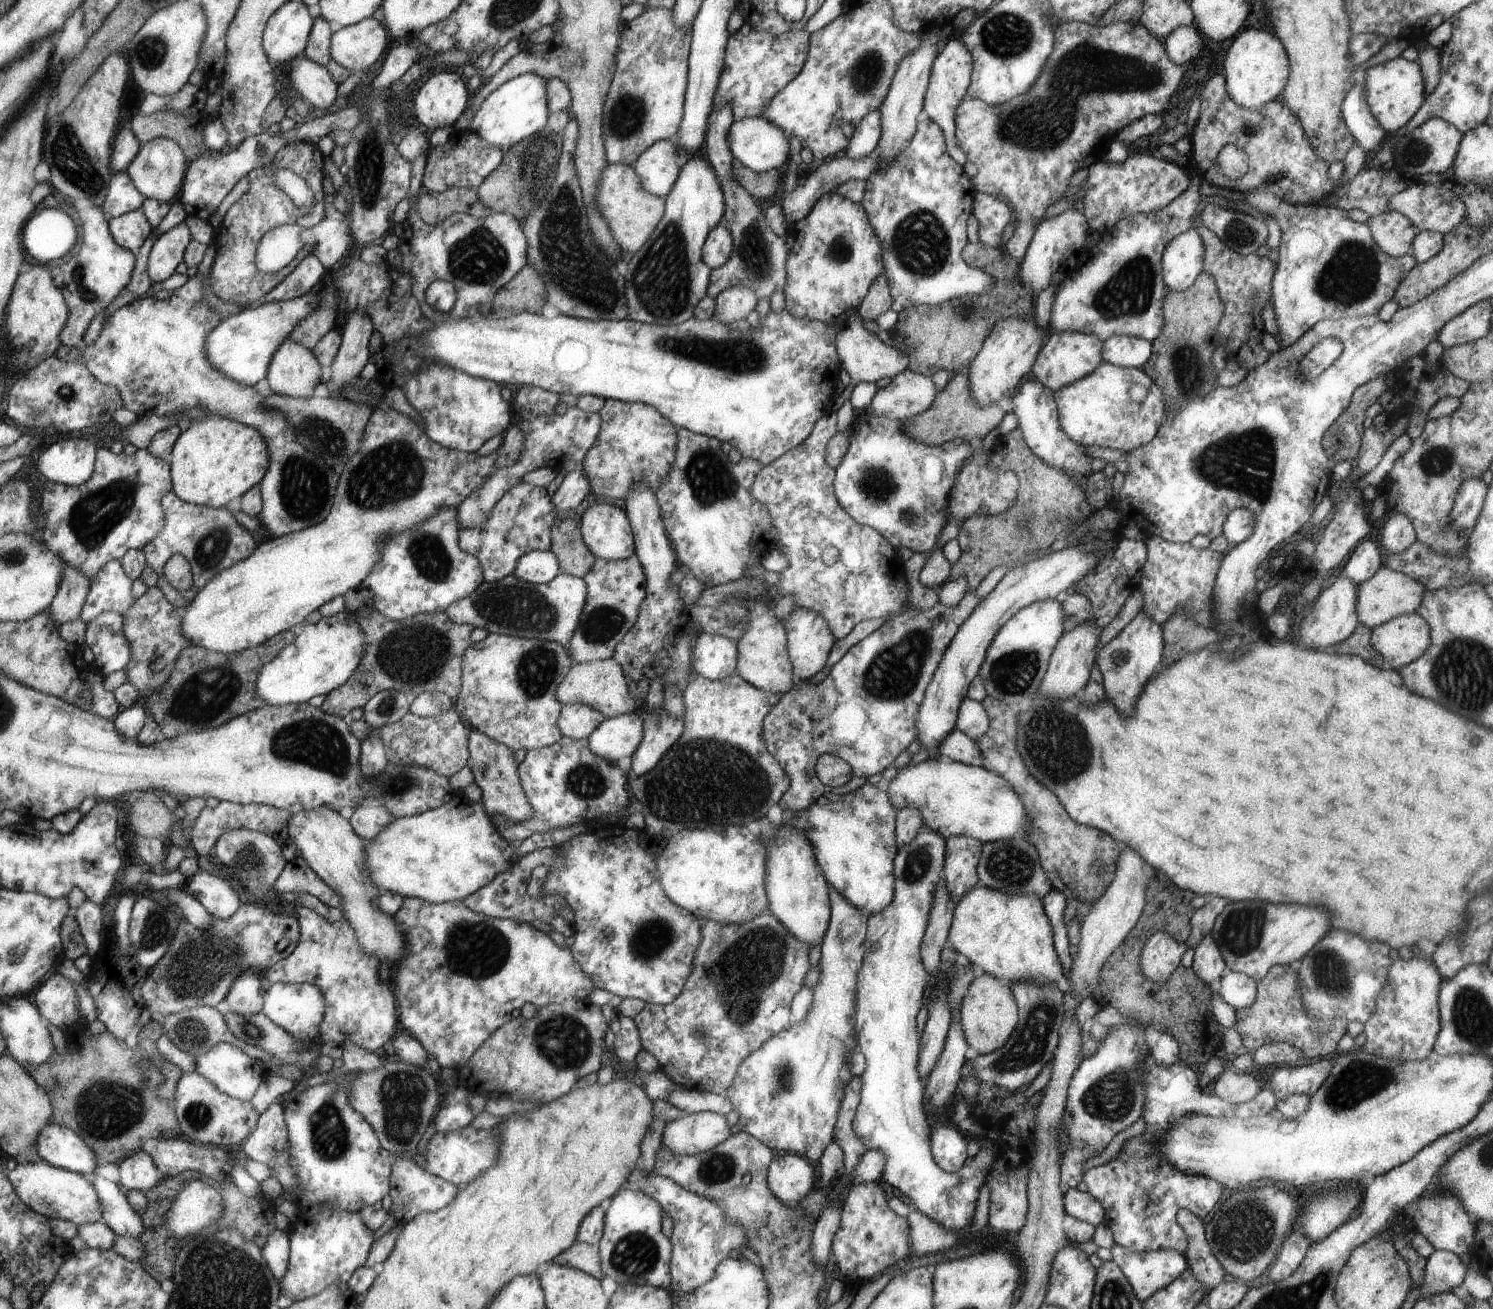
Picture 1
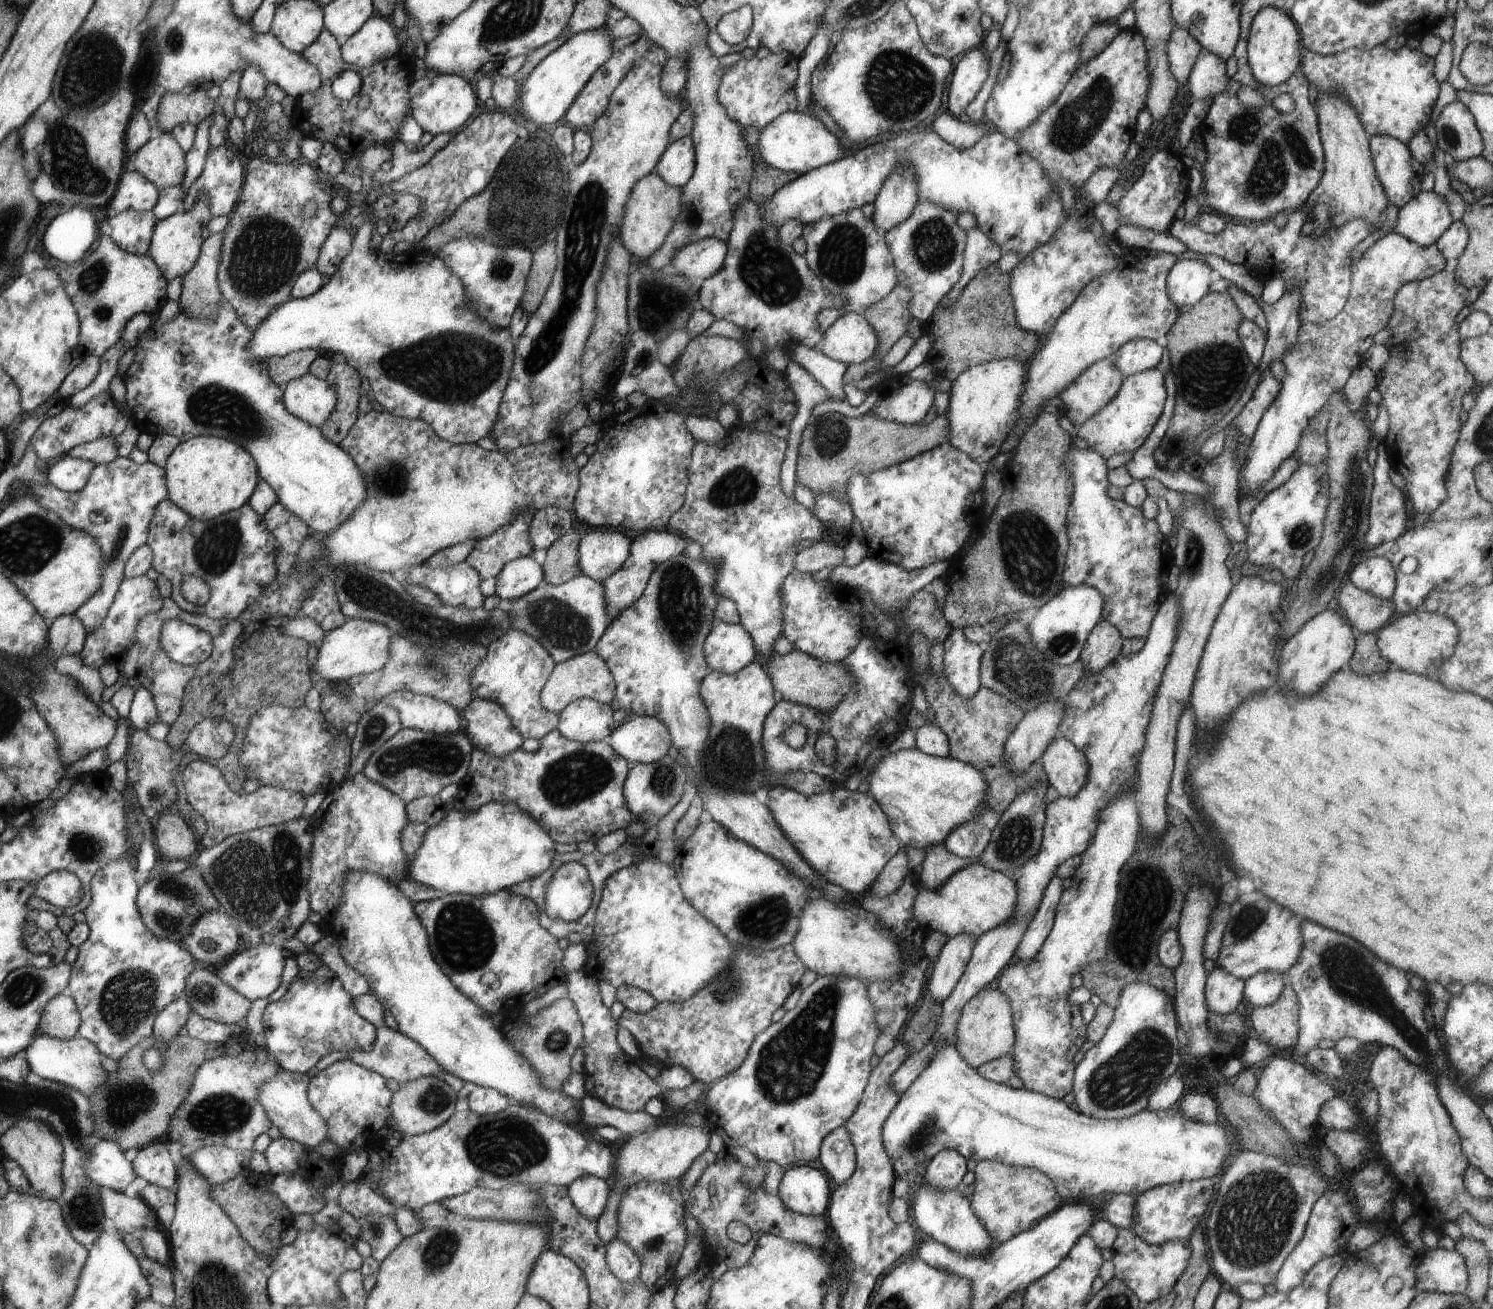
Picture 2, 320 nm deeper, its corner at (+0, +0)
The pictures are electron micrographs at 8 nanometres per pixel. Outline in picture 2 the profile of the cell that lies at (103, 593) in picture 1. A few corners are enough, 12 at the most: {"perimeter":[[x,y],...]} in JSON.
{"perimeter":[[125,578],[103,624],[87,633],[80,660],[116,663],[136,642],[136,624],[158,614],[157,584]]}

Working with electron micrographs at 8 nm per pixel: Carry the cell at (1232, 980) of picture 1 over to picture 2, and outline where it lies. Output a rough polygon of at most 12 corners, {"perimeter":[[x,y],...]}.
{"perimeter":[[1260,971],[1245,980],[1244,996],[1255,1006],[1280,998],[1283,973]]}

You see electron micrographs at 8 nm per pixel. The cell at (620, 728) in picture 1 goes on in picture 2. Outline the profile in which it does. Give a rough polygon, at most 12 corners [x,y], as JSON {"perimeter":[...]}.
{"perimeter":[[633,716],[610,743],[633,765],[658,762],[672,740],[658,717]]}

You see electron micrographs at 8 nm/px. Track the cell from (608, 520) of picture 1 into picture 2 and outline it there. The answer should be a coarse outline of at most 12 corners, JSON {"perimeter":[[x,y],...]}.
{"perimeter":[[589,529],[582,574],[602,582],[628,560],[622,530]]}

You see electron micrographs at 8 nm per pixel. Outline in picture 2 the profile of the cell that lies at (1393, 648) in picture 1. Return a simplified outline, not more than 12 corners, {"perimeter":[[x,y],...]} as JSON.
{"perimeter":[[1418,608],[1376,631],[1382,658],[1437,680],[1460,643],[1449,617]]}

